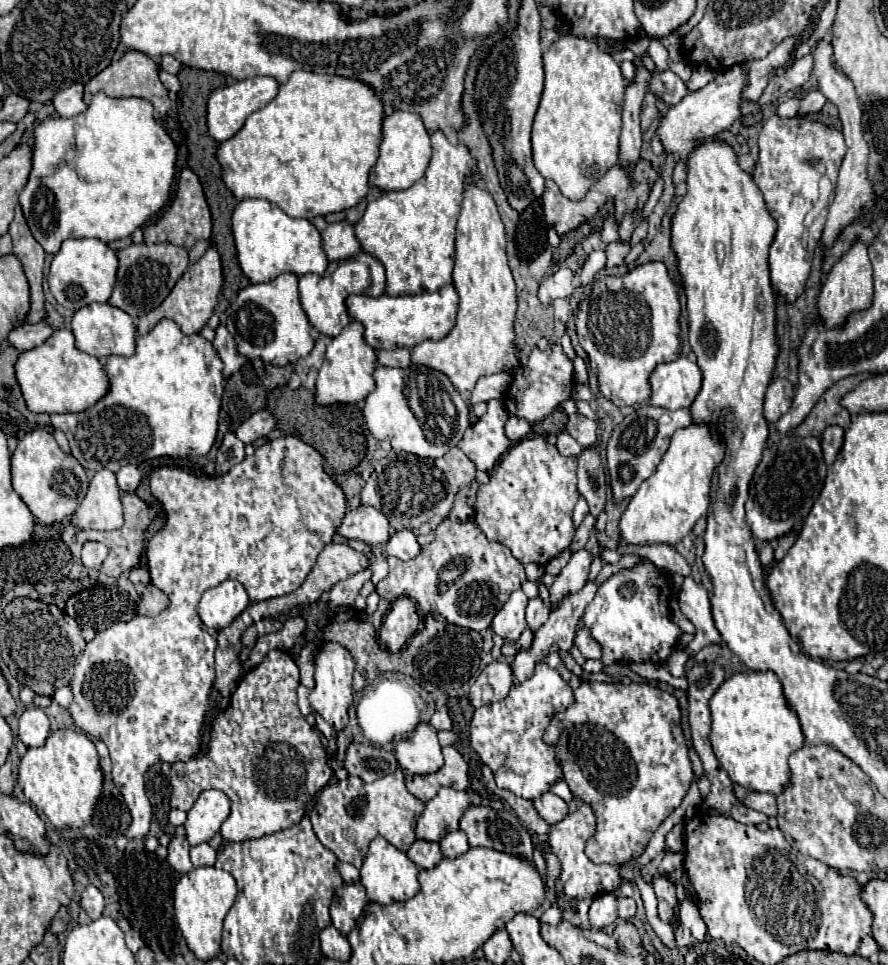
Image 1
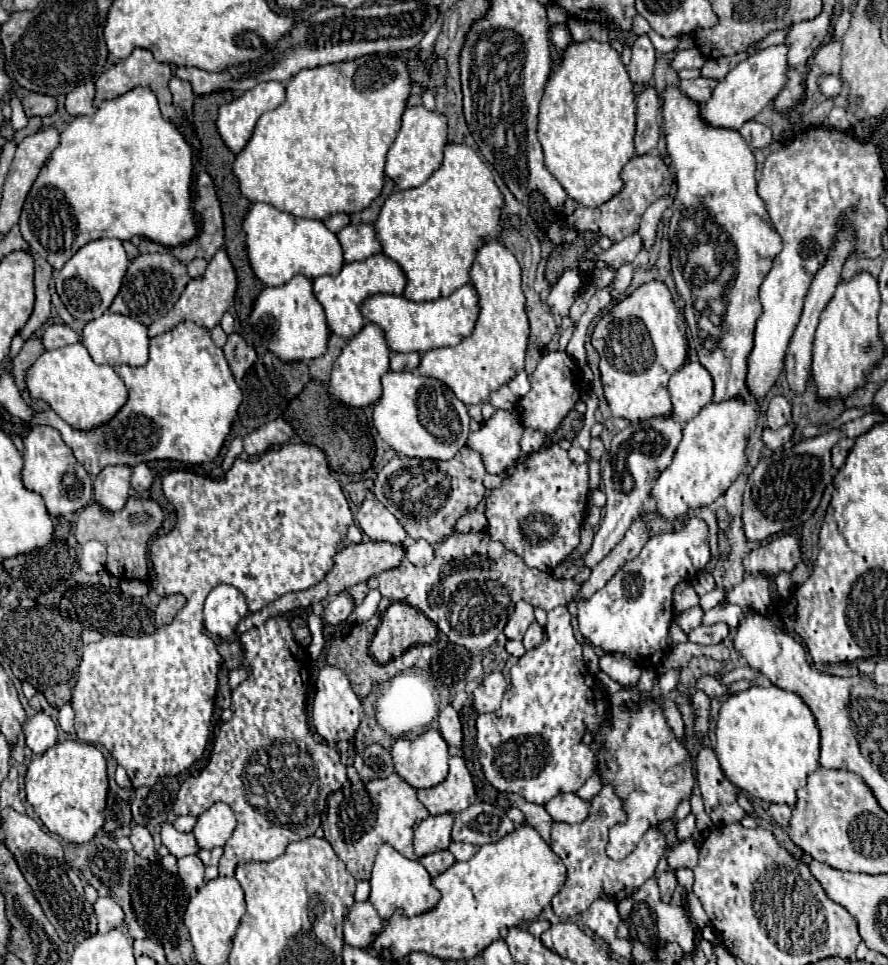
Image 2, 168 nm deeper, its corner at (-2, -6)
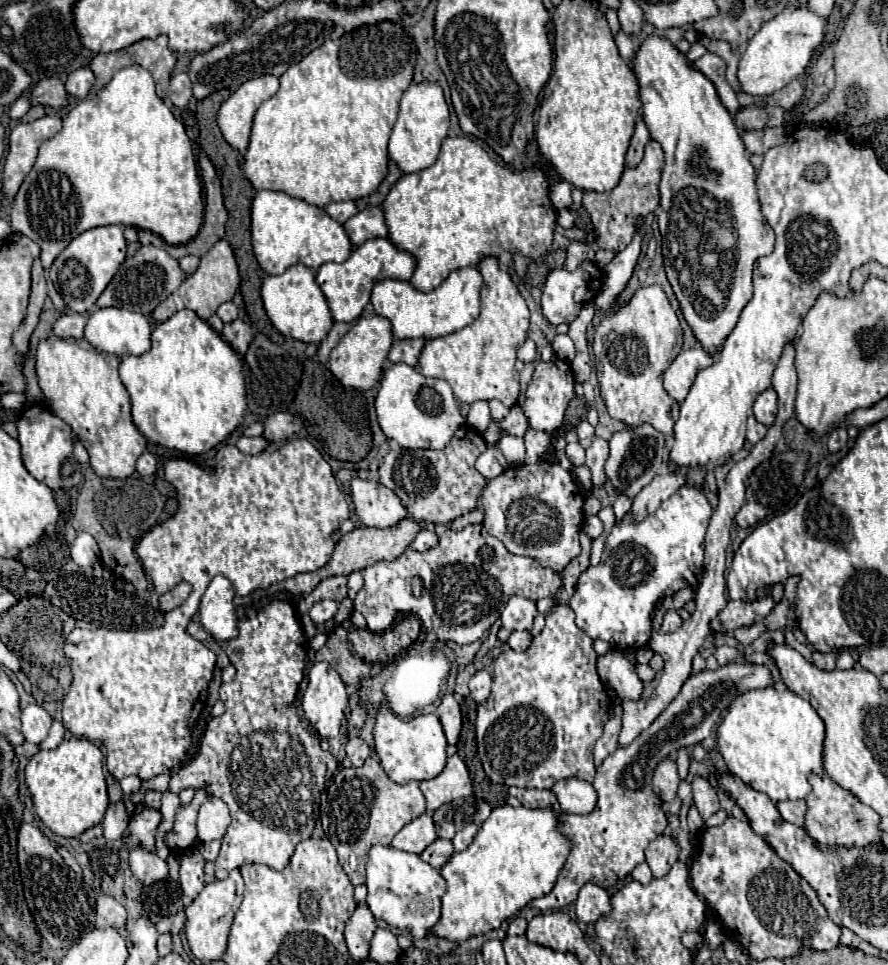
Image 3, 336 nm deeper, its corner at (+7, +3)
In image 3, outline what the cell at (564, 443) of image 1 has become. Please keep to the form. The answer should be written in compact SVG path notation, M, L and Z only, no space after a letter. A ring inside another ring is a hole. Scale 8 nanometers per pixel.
M574 442L574 444L568 444L568 446L566 446L566 456L570 458L570 462L572 462L574 466L584 464L584 448L582 448L578 442Z

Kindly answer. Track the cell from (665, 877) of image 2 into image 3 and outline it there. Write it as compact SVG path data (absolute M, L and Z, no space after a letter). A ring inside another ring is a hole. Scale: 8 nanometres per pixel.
M658 836L646 848L646 862L648 862L654 878L666 876L670 866L676 860L678 860L678 846L672 836Z

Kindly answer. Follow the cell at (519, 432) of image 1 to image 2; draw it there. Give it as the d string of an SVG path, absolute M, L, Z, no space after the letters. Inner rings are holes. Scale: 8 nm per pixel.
M527 429L525 435L523 435L523 439L521 439L521 451L523 451L523 455L539 451L545 445L545 441L547 441L547 437L541 431Z

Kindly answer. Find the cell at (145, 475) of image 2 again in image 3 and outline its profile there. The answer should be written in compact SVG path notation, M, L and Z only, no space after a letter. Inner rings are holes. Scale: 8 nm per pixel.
M144 452L136 462L136 472L140 476L152 476L156 472L156 458L150 452Z

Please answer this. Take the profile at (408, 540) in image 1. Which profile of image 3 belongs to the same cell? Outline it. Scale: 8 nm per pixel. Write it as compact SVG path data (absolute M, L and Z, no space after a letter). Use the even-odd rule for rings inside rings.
M422 528L422 530L418 532L418 536L414 538L414 542L410 544L410 548L416 550L416 552L426 552L426 550L434 548L436 544L438 544L436 532L434 532L432 528Z

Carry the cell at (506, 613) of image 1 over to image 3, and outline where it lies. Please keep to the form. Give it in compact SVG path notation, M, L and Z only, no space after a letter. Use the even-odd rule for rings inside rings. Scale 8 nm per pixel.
M514 596L508 600L500 620L502 620L502 626L510 632L512 630L530 630L536 614L538 614L538 610L536 610L536 604L532 600Z

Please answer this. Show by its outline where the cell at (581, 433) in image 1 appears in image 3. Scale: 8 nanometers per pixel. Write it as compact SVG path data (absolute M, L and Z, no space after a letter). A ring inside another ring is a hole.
M594 438L590 448L586 450L586 466L592 470L594 488L598 488L606 482L606 476L604 476L606 458L608 458L608 442L602 438Z

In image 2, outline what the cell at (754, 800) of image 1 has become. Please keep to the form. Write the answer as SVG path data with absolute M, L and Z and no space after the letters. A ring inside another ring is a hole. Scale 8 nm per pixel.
M771 805L769 807L769 815L781 825L781 827L789 827L791 821L791 807L789 805Z

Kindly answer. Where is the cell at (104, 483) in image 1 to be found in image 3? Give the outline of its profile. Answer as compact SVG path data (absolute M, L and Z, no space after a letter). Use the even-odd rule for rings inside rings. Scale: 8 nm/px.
M84 338L42 340L36 348L36 376L46 396L46 404L62 418L90 454L90 466L100 478L128 478L138 456L146 448L146 438L130 418L130 396L118 376L120 358L94 350Z

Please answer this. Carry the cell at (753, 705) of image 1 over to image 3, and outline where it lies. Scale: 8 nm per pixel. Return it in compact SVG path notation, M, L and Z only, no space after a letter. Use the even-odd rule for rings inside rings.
M758 688L736 696L716 732L718 752L722 754L728 770L750 788L768 794L772 802L806 798L806 794L810 792L810 784L806 776L810 772L824 774L822 740L824 740L824 722L810 706L810 702L806 702L802 696L790 690L780 692L776 688Z

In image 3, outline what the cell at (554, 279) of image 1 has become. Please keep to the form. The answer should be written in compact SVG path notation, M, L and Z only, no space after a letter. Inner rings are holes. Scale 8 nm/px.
M582 262L574 272L566 270L566 268L552 270L542 288L542 312L544 312L546 320L552 324L572 322L580 314L582 306L598 294L602 284L604 284L604 272L598 270L598 266L594 262Z

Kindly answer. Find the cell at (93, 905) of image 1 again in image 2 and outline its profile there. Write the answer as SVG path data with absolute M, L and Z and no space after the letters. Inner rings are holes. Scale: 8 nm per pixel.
M99 897L95 903L95 915L99 921L99 931L107 933L123 923L123 909L111 897Z

